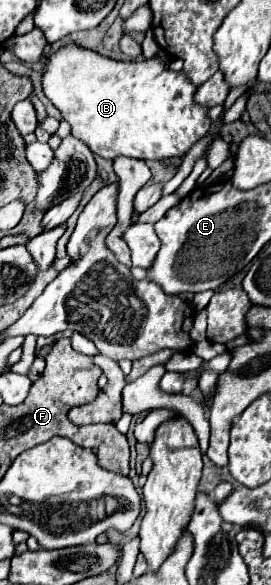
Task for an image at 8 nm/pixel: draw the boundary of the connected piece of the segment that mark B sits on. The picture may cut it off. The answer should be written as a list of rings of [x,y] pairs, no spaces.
[[[77,45],[61,47],[45,63],[43,91],[71,125],[71,135],[87,143],[87,147],[105,159],[119,155],[137,159],[165,159],[185,155],[211,127],[207,107],[193,103],[195,87],[183,71],[171,71],[159,55],[145,61],[113,61]]]

